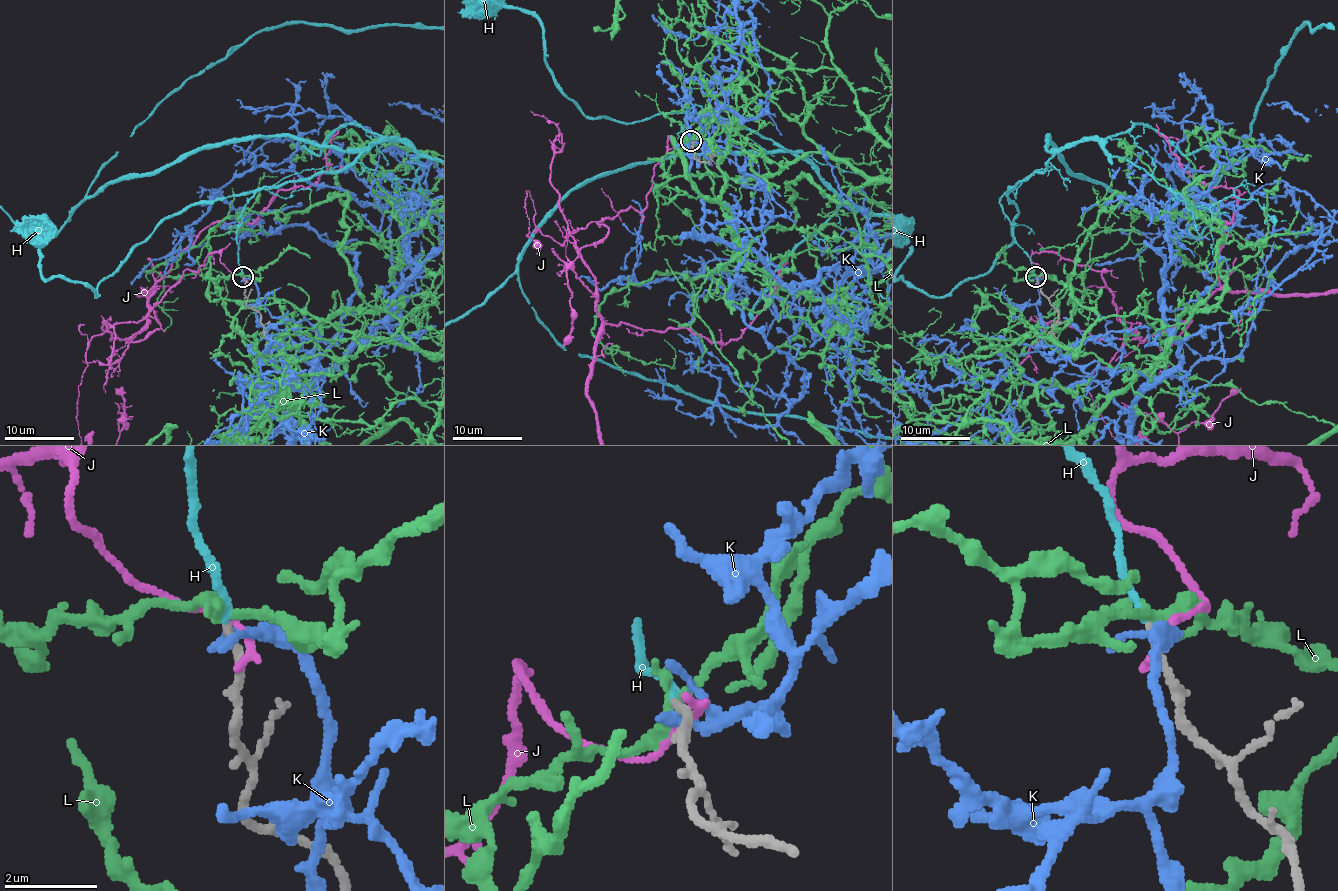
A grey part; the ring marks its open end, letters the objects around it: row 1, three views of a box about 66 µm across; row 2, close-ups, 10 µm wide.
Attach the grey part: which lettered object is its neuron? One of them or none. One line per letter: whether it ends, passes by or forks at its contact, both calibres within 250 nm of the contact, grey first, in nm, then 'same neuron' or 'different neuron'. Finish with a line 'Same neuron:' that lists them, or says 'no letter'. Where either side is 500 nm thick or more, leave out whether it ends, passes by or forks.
H: it ends there; 170 nm thick on the grey side, 150 nm on the other; same neuron
J: it ends there; 240 nm thick on the grey side, 160 nm on the other; different neuron
K: it passes by; 190 nm thick on the grey side, 190 nm on the other; different neuron
L: it passes by; 170 nm thick on the grey side, 280 nm on the other; different neuron
Same neuron: H

